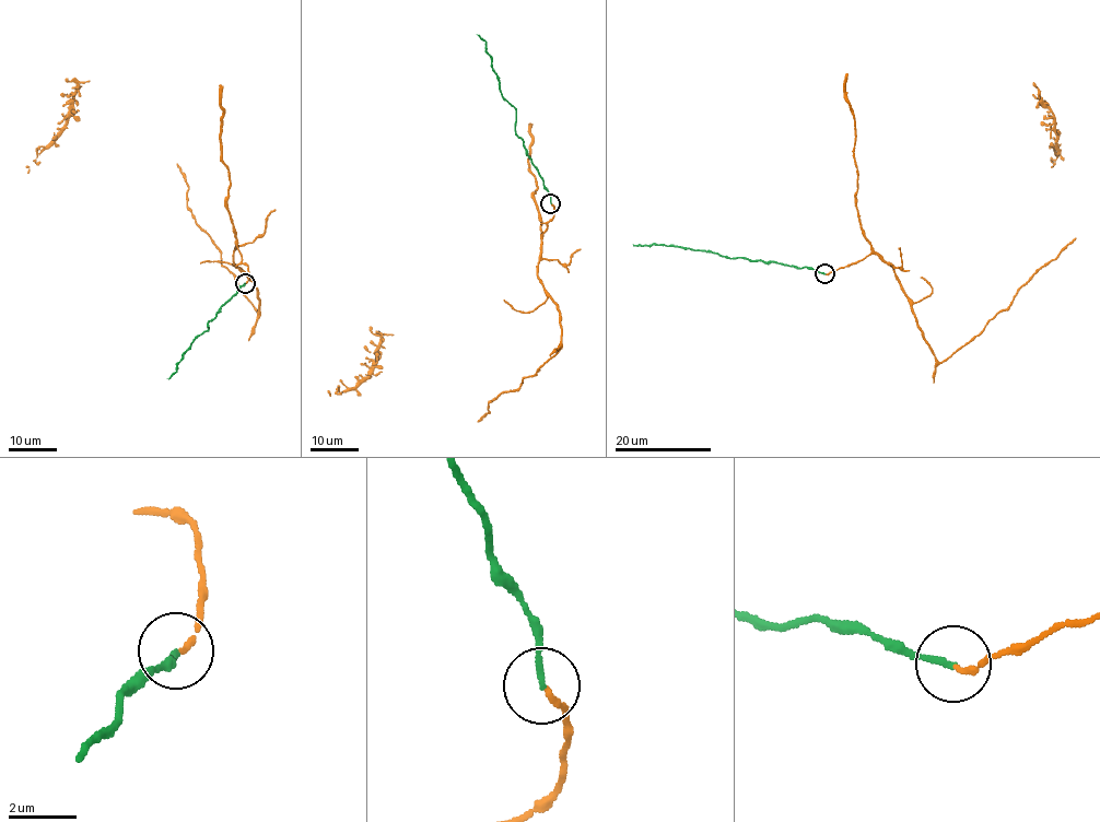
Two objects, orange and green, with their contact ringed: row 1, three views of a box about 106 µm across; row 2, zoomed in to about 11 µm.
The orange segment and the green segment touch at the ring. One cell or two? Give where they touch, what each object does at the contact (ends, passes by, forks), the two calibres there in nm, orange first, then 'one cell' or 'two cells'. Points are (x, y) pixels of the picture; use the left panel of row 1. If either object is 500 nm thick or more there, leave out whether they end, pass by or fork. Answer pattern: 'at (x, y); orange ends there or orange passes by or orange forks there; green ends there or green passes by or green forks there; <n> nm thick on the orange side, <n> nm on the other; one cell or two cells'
at (245, 283); orange ends there; green ends there; 160 nm thick on the orange side, 170 nm on the other; one cell

